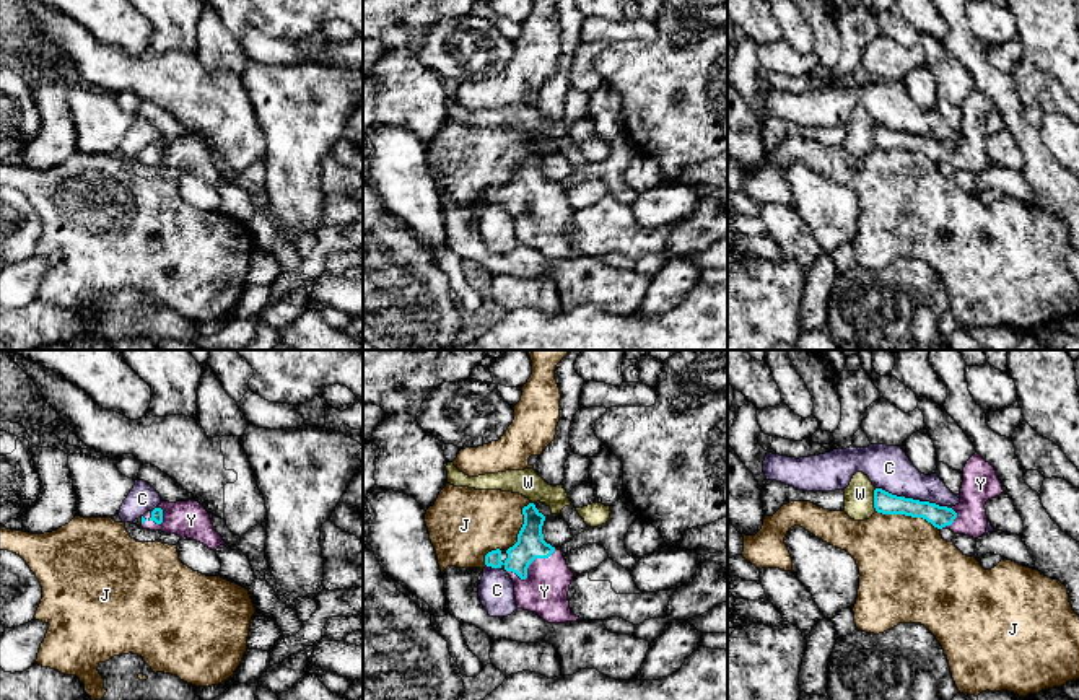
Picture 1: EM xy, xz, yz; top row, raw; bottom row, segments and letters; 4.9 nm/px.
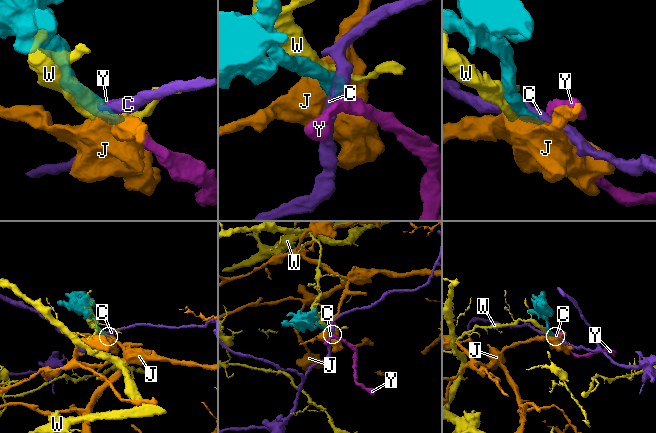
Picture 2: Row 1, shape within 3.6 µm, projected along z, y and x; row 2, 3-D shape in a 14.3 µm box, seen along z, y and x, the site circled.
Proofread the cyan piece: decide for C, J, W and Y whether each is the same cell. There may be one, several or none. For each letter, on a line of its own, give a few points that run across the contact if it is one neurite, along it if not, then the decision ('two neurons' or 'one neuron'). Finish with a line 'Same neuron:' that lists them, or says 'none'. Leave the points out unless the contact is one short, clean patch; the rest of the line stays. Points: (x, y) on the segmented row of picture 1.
C: two neurons
J: line yz (876, 510), (921, 516), (938, 529); two neurons
W: two neurons
Y: line xz (531, 544), (528, 567), (541, 580), (544, 591); one neuron
Same neuron: Y

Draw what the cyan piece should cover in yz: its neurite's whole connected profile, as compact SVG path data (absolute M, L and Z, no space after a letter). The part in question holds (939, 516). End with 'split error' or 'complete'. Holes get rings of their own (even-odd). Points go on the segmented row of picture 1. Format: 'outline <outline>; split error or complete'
outline M975 453L963 467L960 503L939 506L929 501L897 497L882 488L874 490L874 508L882 514L923 518L937 529L950 529L973 539L985 536L988 516L985 505L1003 493L1003 483L994 467Z; split error

